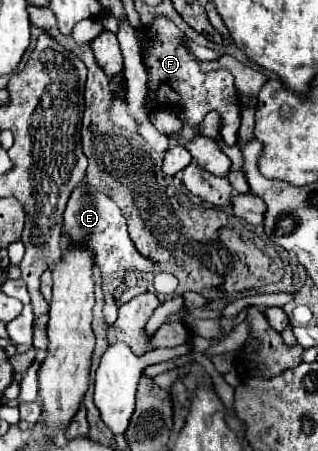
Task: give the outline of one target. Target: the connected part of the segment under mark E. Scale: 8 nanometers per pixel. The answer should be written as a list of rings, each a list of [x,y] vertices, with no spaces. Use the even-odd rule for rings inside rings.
[[[84,180],[74,188],[74,192],[68,200],[68,206],[64,212],[64,234],[72,242],[94,250],[96,264],[102,270],[102,289],[105,297],[102,312],[105,323],[107,326],[111,326],[118,317],[118,307],[113,297],[114,290],[124,280],[124,274],[132,268],[152,272],[154,264],[146,262],[146,258],[142,258],[138,254],[138,250],[134,250],[134,244],[130,242],[130,236],[126,230],[126,220],[122,218],[118,206],[114,206],[114,202],[110,202],[110,198],[106,198],[104,194],[98,194],[98,190],[90,190]]]

